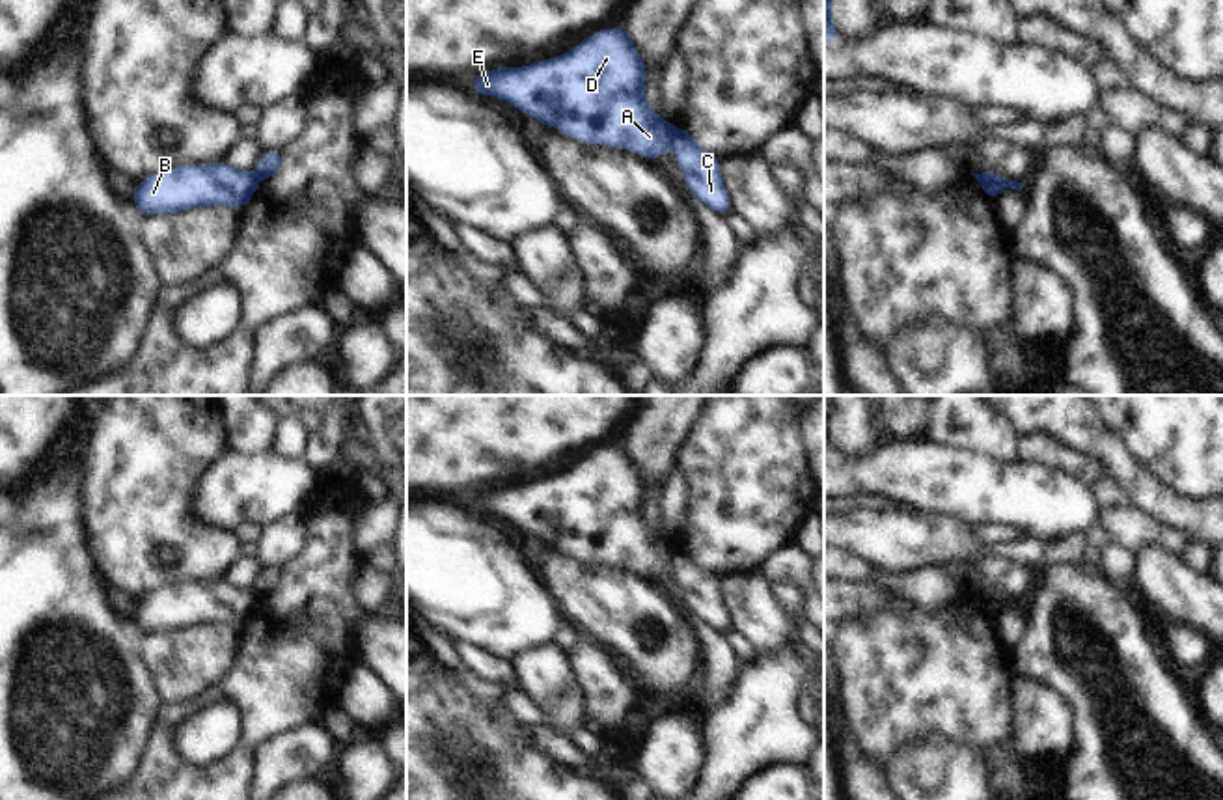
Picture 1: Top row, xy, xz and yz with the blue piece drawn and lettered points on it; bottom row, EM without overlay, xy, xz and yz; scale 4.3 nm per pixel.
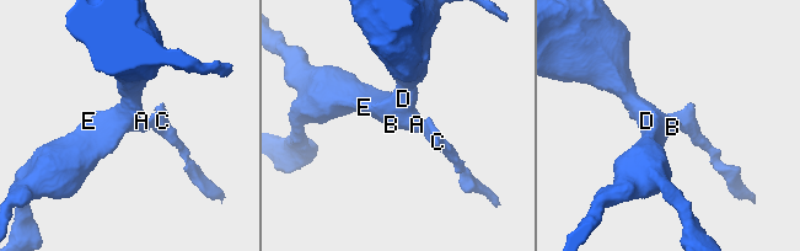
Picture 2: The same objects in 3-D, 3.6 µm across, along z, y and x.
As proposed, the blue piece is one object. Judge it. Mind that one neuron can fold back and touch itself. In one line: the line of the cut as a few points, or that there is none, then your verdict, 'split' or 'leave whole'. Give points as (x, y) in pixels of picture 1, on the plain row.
yz (979, 590), (996, 593), (1005, 603) | split

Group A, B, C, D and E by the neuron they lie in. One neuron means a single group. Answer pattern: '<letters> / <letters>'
A B D E / C

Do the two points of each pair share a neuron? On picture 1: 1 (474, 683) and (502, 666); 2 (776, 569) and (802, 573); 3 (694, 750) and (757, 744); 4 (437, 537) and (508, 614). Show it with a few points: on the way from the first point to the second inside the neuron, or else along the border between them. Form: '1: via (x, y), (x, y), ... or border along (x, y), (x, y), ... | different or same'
1: border along (459, 646), (465, 664), (474, 674), (517, 685) | different
2: via (782, 569), (797, 569) | same
3: border along (707, 713), (707, 765), (700, 780) | different
4: via (450, 556), (489, 595) | same

